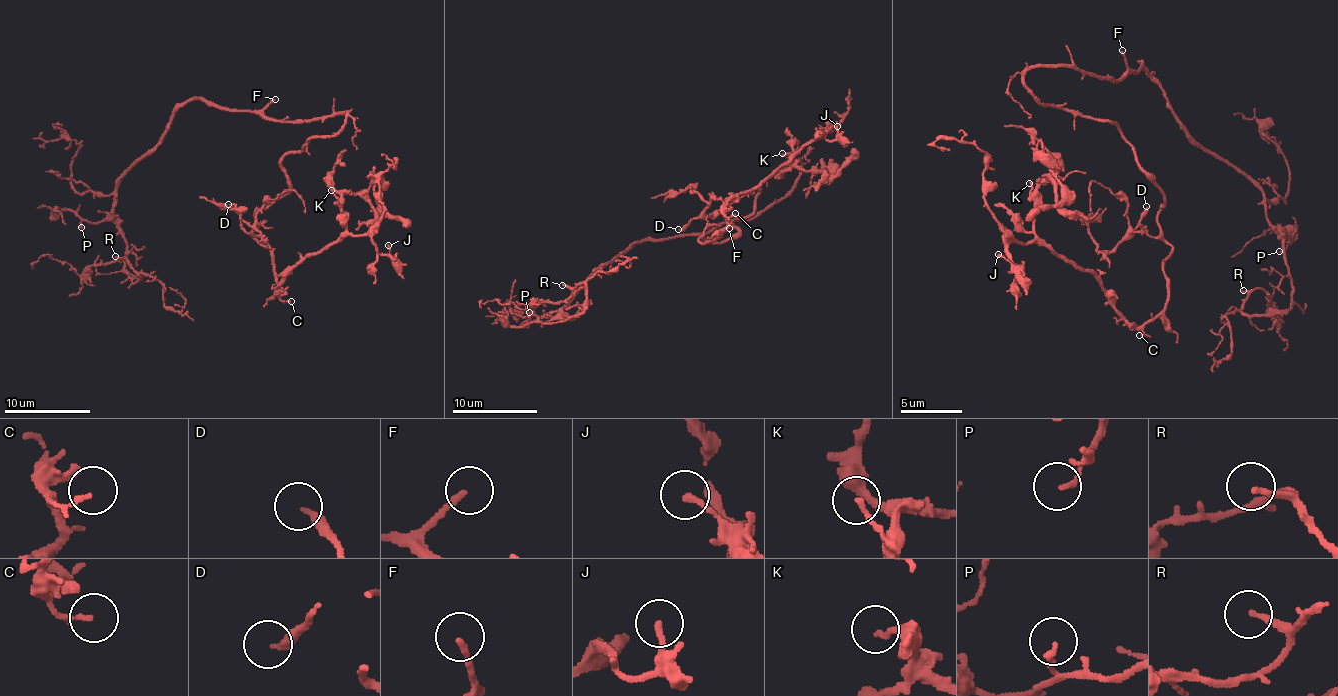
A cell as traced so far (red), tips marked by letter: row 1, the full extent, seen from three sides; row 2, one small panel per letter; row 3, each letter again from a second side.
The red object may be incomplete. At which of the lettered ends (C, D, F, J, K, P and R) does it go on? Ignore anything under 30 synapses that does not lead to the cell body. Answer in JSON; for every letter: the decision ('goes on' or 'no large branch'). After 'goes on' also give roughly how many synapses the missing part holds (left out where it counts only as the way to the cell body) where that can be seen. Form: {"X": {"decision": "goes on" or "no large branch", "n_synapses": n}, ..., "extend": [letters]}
{"C": {"decision": "no large branch"}, "D": {"decision": "no large branch"}, "F": {"decision": "goes on"}, "J": {"decision": "no large branch"}, "K": {"decision": "no large branch"}, "P": {"decision": "no large branch"}, "R": {"decision": "no large branch"}, "extend": ["F"]}

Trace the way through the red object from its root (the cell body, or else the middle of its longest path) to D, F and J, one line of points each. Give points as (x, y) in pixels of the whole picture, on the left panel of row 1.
D: (340, 114), (346, 121), (335, 133), (284, 156), (289, 186), (255, 213), (257, 230), (228, 204)
F: (340, 114), (315, 119), (277, 121), (262, 112), (275, 99)
J: (340, 114), (335, 133), (284, 156), (289, 186), (251, 233), (280, 293), (342, 236), (388, 245)

